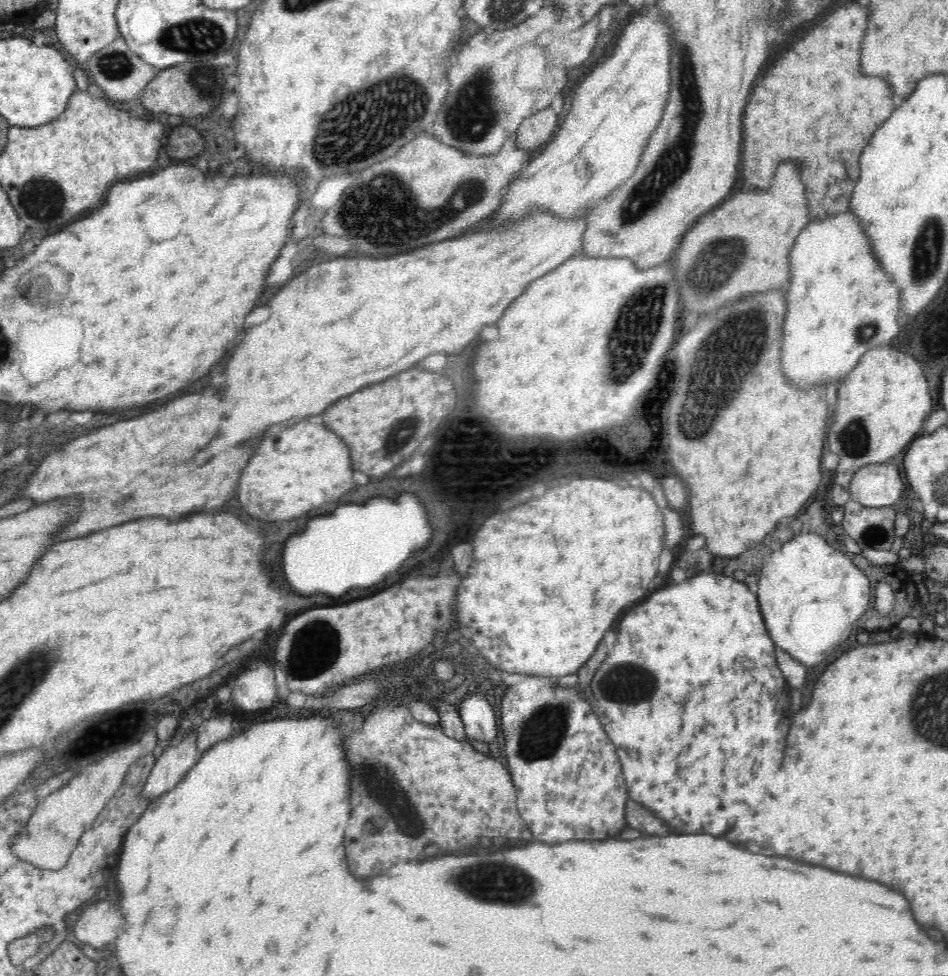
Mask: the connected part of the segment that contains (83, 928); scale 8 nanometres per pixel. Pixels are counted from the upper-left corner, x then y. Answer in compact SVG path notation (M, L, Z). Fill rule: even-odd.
M96 900L95 904L85 907L73 927L77 940L90 944L94 949L109 948L115 954L116 930L124 926L124 916L118 904Z

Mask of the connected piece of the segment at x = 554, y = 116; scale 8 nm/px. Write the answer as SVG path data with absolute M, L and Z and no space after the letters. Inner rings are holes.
M551 108L542 109L526 117L517 128L513 141L520 149L531 152L548 142L558 128L558 114Z

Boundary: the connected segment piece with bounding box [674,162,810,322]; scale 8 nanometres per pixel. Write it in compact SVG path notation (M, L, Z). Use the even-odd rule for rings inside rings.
M782 162L778 166L772 186L766 190L746 190L725 199L714 210L707 212L696 224L686 232L676 249L674 270L680 282L682 306L684 306L684 322L691 320L692 312L704 314L718 306L724 306L740 296L750 296L758 292L770 292L776 288L782 289L790 277L790 250L792 250L797 236L809 223L810 209L808 209L807 186L802 181L800 170L796 162Z

